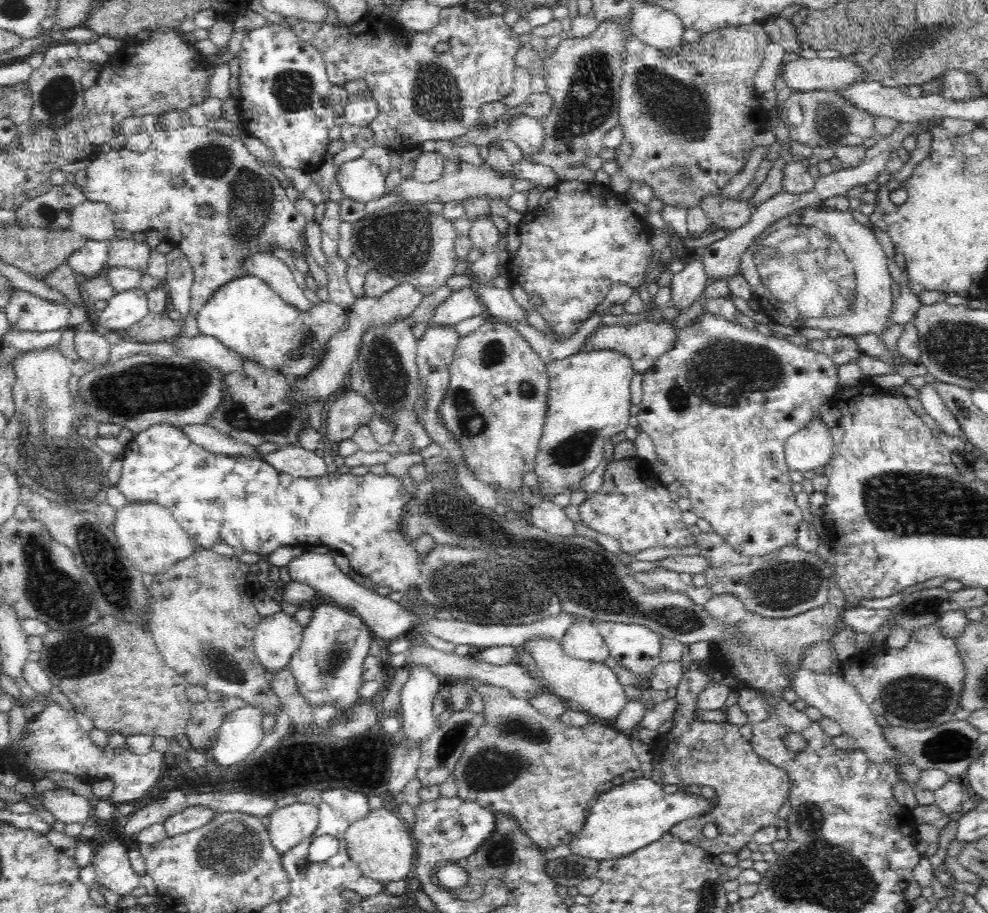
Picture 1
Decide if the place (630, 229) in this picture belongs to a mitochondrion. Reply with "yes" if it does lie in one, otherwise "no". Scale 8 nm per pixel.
no

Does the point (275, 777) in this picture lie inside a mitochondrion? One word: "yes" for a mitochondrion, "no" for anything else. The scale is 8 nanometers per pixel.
no

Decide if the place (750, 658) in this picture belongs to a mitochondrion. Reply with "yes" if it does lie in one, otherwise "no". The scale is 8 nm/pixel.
no

